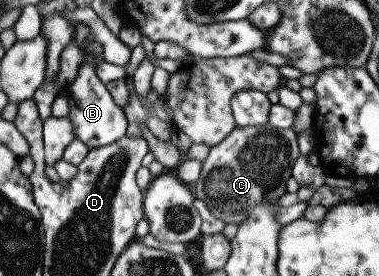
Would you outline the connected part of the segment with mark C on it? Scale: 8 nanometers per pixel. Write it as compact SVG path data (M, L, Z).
M270 124L233 130L218 144L209 145L206 158L201 161L199 177L191 185L193 196L207 206L214 218L225 224L239 225L246 220L249 208L266 201L281 200L291 168L299 155L297 136L289 128L276 129Z

